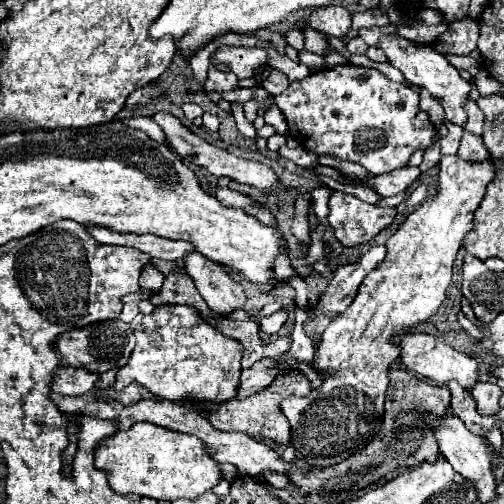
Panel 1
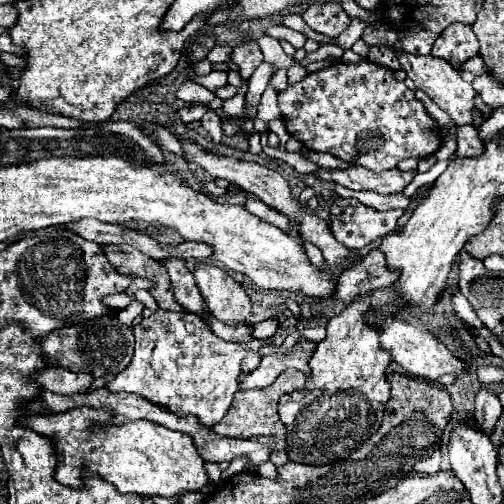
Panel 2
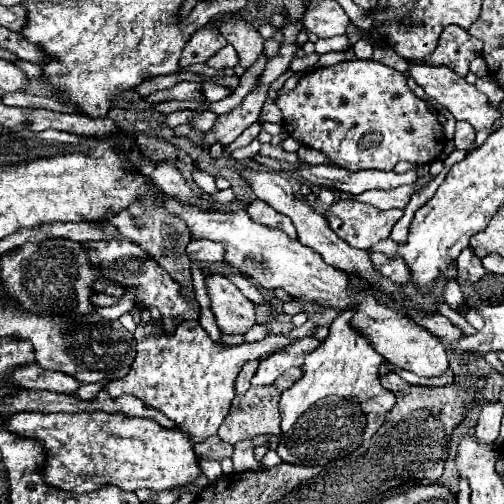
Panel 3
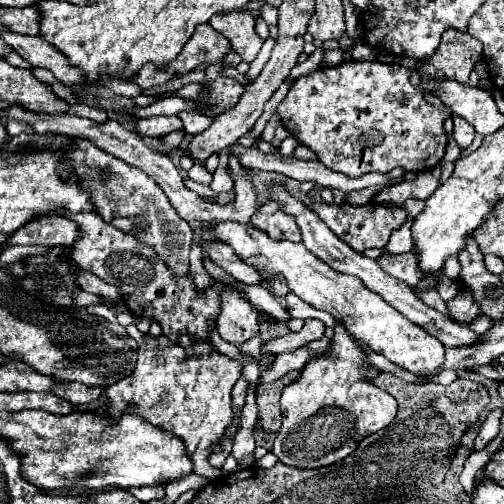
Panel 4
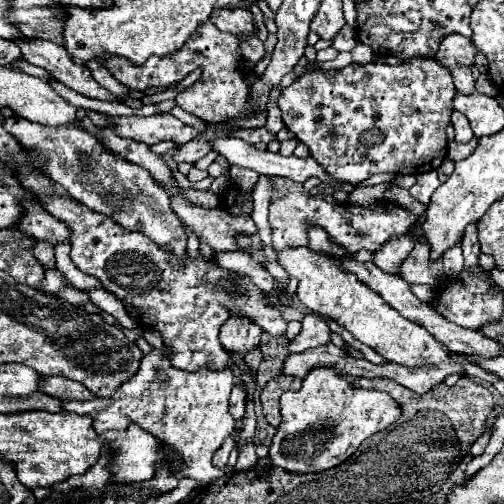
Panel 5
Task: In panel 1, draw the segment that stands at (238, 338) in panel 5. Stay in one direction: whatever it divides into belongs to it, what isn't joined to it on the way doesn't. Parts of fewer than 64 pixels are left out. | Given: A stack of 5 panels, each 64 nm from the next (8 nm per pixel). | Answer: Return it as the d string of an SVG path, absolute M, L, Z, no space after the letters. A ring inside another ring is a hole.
M200 252L186 254L184 264L188 276L194 280L200 296L206 300L210 310L216 314L228 314L244 306L244 288L226 274L224 266L208 260Z

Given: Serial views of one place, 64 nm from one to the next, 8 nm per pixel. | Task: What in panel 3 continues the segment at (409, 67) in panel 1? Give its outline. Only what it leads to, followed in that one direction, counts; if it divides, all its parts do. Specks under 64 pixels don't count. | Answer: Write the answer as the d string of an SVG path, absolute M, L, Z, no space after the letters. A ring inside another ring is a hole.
M408 60L410 68L410 76L424 88L424 92L428 94L428 98L436 100L438 104L442 104L456 120L464 120L468 124L472 124L476 130L482 128L490 128L494 124L494 120L500 118L500 112L492 106L488 106L488 98L476 90L474 84L468 84L462 76L458 76L456 72L452 72L452 68L448 66L430 66L430 64L418 64L414 60Z

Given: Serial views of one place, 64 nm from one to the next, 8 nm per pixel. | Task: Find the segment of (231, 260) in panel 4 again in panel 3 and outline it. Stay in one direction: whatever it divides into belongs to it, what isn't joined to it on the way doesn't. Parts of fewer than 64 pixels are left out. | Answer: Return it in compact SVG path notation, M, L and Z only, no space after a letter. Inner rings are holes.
M190 240L186 246L186 254L194 262L212 264L212 262L222 262L224 248L220 248L220 244L210 242L210 240Z

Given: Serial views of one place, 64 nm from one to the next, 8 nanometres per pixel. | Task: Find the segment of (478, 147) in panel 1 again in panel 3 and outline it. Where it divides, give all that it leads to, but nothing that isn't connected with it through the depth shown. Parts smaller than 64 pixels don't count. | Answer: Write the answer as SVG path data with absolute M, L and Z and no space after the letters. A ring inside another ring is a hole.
M456 122L454 144L456 144L456 148L458 148L458 150L464 150L464 152L472 152L472 150L476 150L474 138L476 138L476 130L474 130L470 124Z

